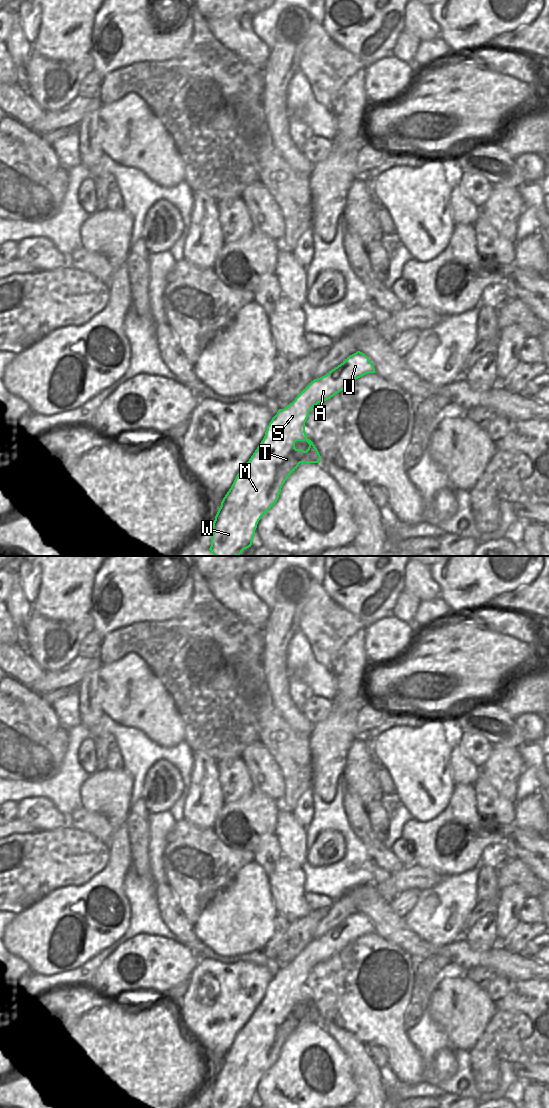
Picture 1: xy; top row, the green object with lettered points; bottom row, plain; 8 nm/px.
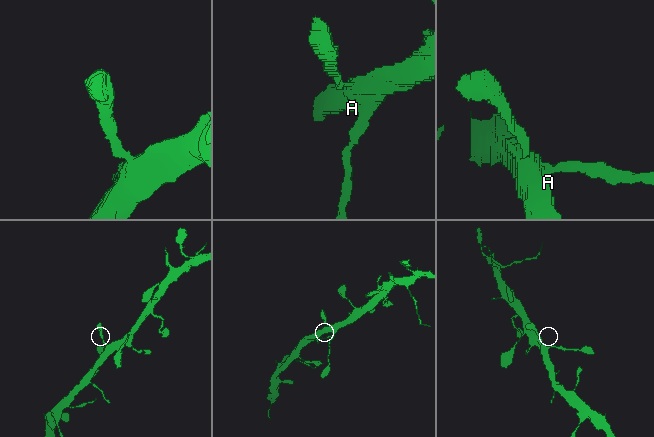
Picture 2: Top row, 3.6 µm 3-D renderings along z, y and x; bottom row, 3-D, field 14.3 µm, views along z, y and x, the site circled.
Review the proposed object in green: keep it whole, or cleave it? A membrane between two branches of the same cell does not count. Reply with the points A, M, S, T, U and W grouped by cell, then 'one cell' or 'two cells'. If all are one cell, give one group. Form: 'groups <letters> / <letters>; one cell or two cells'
groups A M S T U W; one cell

